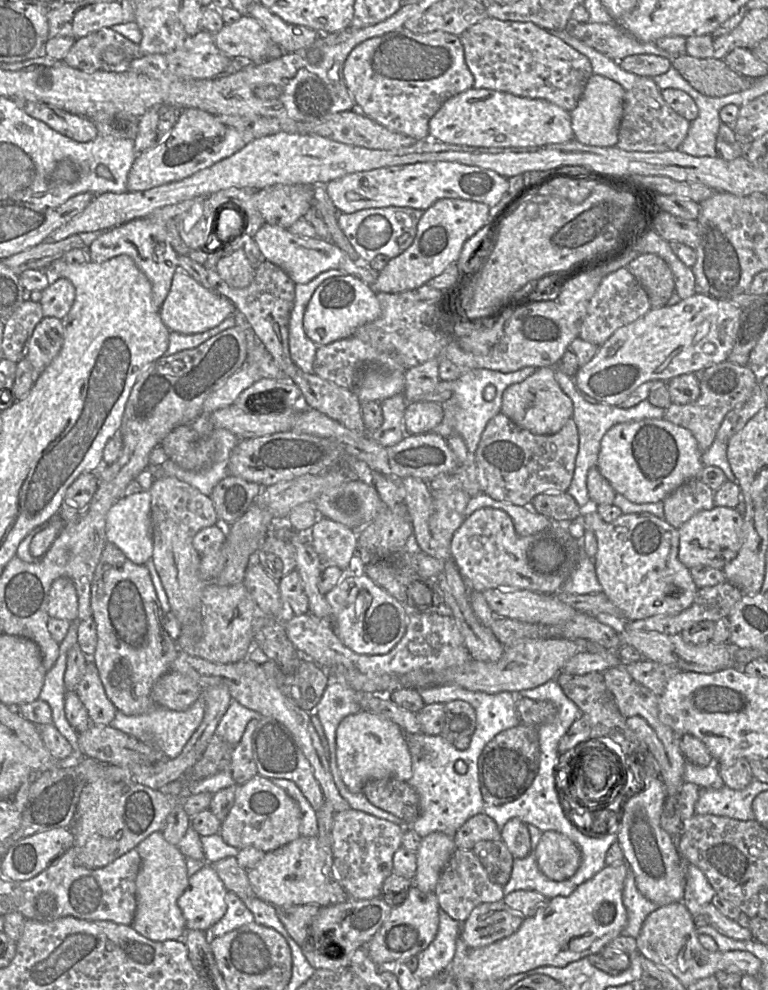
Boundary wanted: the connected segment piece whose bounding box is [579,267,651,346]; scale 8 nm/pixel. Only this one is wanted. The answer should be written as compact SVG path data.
M627 267L605 276L589 301L579 337L601 346L618 328L632 323L651 309L649 297Z

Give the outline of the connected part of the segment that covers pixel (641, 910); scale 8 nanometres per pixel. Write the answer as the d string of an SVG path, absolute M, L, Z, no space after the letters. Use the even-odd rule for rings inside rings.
M629 867L623 887L623 902L628 917L624 933L637 939L645 919L659 906L640 893L633 871Z

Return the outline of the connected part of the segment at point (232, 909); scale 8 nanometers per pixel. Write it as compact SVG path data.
M227 891L225 903L225 914L208 931L211 937L224 935L243 925L254 922L252 912L245 906L237 894Z

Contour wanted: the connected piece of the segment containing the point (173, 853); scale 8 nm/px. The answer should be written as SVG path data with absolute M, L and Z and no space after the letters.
M161 831L149 835L135 849L139 853L141 866L136 878L136 911L132 921L133 929L153 941L182 939L187 928L177 901L188 884L186 857L178 846L164 839Z

